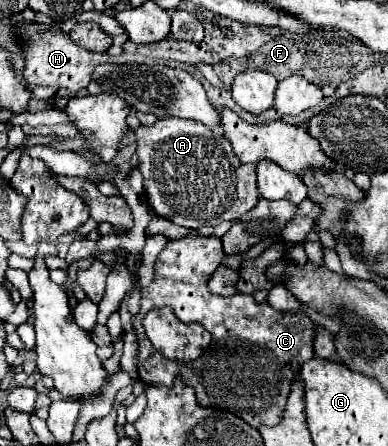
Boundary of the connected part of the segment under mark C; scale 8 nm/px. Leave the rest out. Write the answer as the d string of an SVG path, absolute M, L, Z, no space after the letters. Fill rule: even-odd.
M185 237L185 239L177 239L177 241L169 241L165 245L165 249L161 251L161 255L155 261L155 281L141 289L141 311L137 315L135 325L135 333L137 333L137 341L139 341L139 379L147 385L151 383L163 383L163 385L171 385L173 379L177 375L185 377L185 383L191 385L197 393L197 399L201 405L205 407L221 407L227 409L235 415L239 415L243 421L247 421L251 427L259 427L259 425L275 425L281 419L287 395L289 395L289 385L291 379L297 377L301 365L313 357L313 321L303 313L303 311L279 311L275 307L271 307L267 301L257 303L253 299L253 295L233 295L233 297L219 297L219 295L211 295L207 281L209 277L215 273L215 269L221 265L223 261L223 245L219 237ZM153 307L171 307L175 311L175 315L181 321L197 321L203 323L205 329L209 329L211 333L215 333L215 349L223 349L223 351L215 351L203 359L197 361L189 361L189 363L179 363L173 359L163 357L147 339L145 331L143 331L143 315L153 309ZM235 339L237 345L237 361L217 361L217 359L225 359L229 355L233 355L233 351L227 351L231 347L231 341Z

